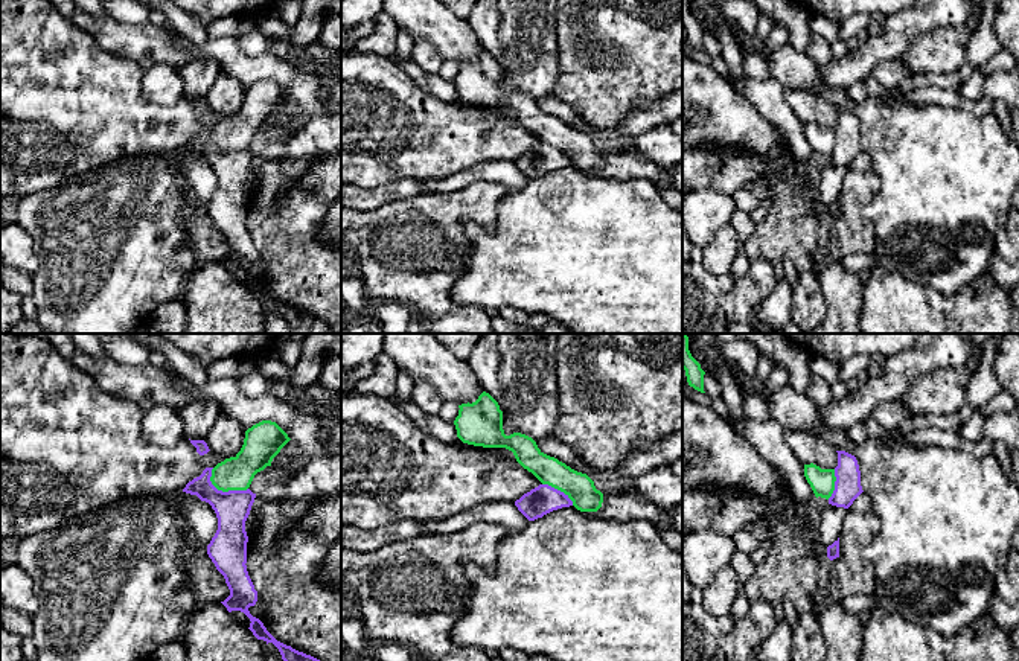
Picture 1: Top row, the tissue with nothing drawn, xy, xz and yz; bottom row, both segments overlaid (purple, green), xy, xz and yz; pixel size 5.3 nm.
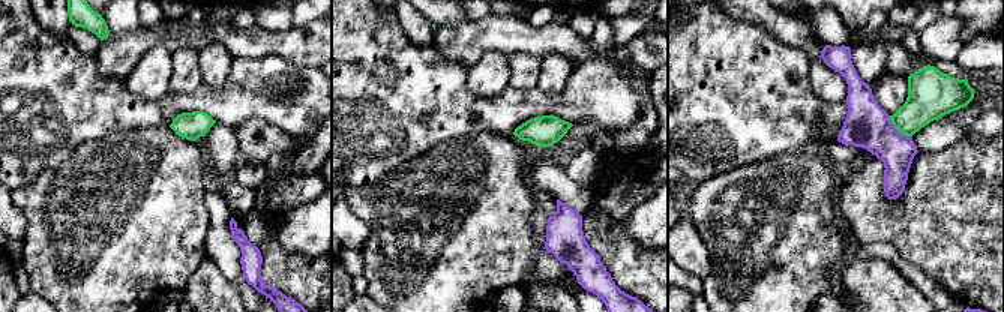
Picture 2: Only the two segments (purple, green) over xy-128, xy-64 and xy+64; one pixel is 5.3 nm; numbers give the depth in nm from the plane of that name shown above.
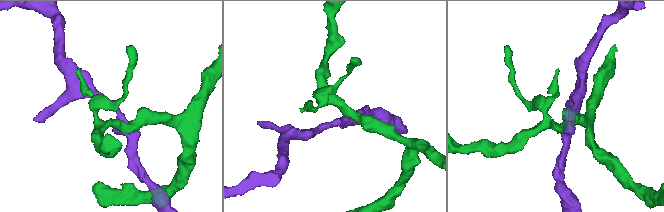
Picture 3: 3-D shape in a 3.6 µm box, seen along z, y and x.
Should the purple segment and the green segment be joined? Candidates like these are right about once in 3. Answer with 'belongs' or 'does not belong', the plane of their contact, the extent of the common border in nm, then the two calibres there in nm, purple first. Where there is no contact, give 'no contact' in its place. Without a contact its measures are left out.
does not belong; meets purple in xy; contact 220 nm long; 180 nm thick on the purple side, 180 nm on the other

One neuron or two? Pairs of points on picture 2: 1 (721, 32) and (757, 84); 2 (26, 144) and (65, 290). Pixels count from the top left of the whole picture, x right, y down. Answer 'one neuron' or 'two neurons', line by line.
1: one neuron
2: two neurons

